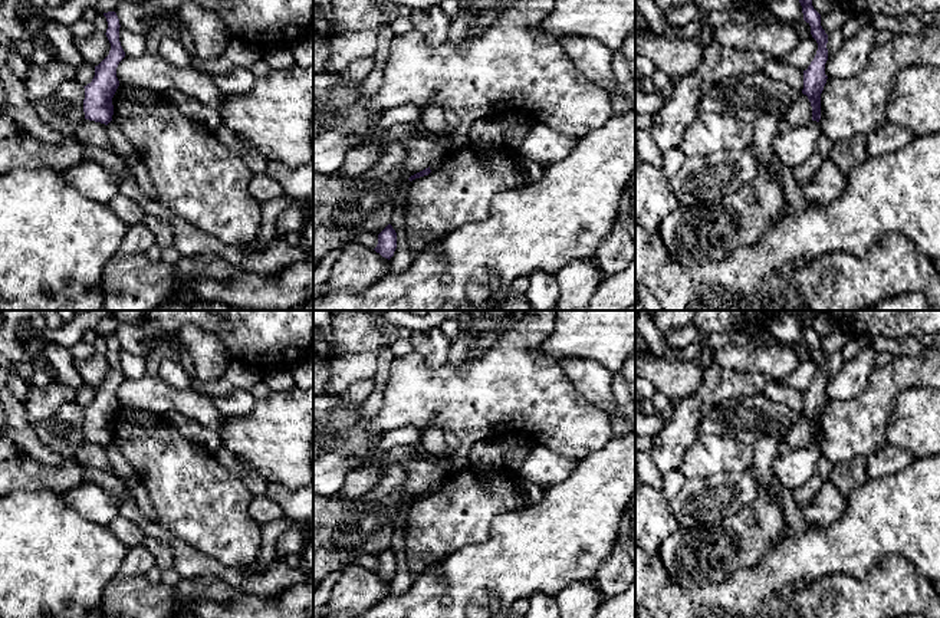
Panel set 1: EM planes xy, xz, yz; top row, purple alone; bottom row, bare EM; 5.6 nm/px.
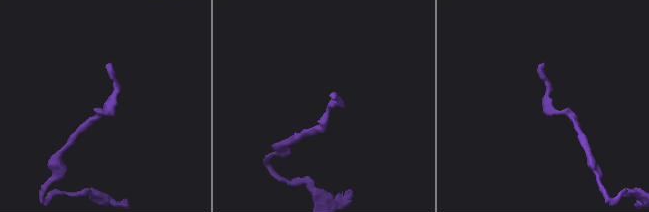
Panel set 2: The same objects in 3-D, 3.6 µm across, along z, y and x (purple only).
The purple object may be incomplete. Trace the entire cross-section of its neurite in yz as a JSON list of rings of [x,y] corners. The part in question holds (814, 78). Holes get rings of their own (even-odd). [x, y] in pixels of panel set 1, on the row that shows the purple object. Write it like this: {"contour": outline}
{"contour": [[[799,0],[802,6],[803,20],[811,26],[811,34],[818,43],[818,50],[808,66],[803,70],[803,89],[802,93],[808,96],[812,106],[812,121],[821,119],[821,93],[826,83],[825,63],[828,60],[828,34],[821,26],[821,14],[814,9],[812,0]]]}

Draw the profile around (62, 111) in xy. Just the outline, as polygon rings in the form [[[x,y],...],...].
[[[75,79],[63,82],[52,95],[36,101],[36,114],[46,125],[66,137],[75,137],[85,121],[85,88]]]

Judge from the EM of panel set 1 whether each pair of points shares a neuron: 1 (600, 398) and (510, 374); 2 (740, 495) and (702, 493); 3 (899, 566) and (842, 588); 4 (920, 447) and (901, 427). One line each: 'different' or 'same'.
1: different
2: same
3: same
4: same

